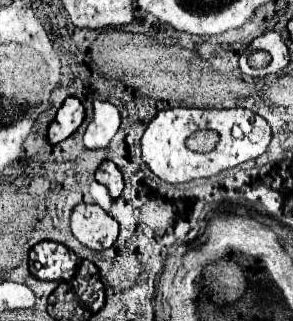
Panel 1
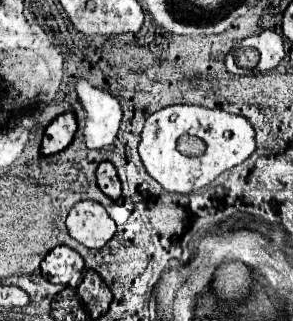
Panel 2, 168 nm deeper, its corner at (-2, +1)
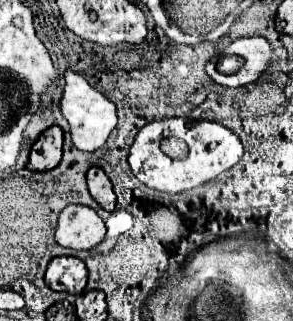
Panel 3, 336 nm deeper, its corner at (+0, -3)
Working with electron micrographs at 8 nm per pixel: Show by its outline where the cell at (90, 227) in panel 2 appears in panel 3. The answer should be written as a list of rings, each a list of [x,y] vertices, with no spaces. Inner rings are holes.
[[[66,205],[58,215],[56,243],[70,249],[92,249],[106,235],[104,221],[86,205]]]

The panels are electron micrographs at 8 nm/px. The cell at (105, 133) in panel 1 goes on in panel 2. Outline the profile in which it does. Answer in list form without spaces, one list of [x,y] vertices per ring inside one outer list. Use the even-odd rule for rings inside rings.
[[[78,81],[76,91],[88,115],[84,129],[86,145],[90,149],[108,147],[116,139],[122,119],[122,107],[118,99],[102,89],[92,87],[88,81]]]

